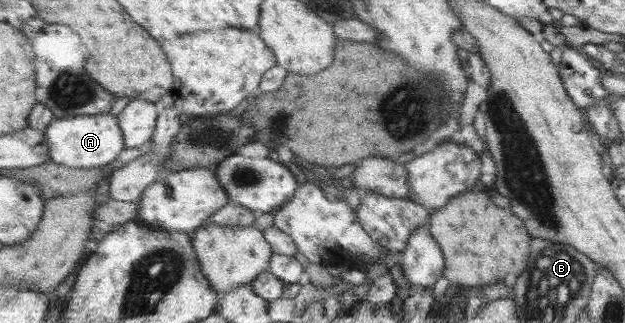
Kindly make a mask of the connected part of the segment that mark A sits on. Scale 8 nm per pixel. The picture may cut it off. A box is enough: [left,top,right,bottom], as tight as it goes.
[44,115,126,169]

